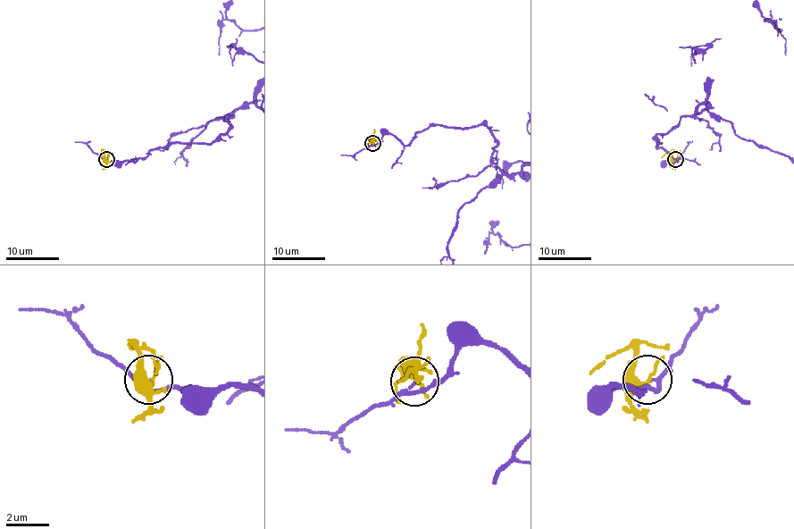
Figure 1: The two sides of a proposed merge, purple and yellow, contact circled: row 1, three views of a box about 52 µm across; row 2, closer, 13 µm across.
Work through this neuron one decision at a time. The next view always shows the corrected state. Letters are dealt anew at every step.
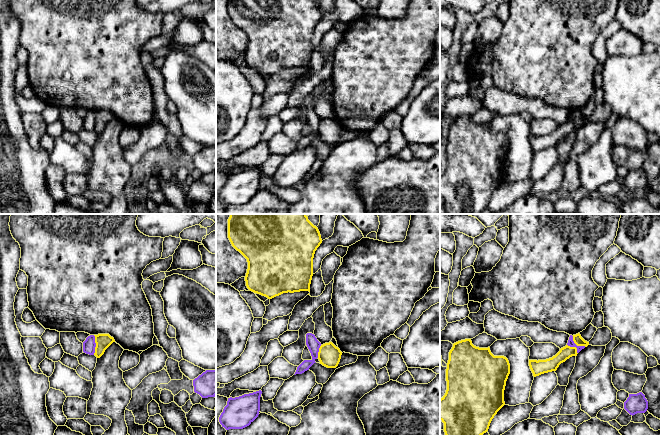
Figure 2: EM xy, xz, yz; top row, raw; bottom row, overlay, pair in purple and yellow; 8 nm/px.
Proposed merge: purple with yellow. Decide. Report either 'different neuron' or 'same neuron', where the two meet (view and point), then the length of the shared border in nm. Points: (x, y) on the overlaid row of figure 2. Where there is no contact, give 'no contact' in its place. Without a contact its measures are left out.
different neuron | yz (576, 345) | 150 nm

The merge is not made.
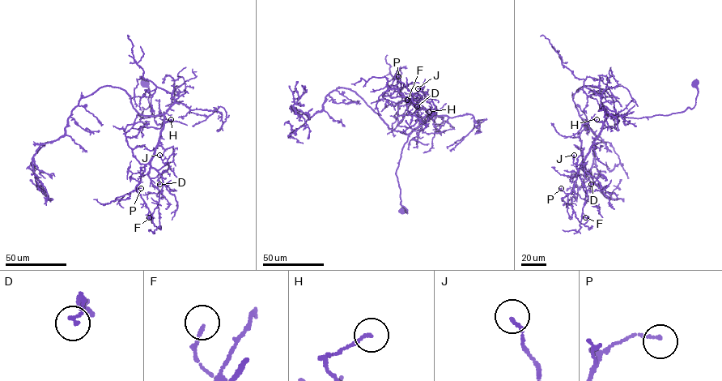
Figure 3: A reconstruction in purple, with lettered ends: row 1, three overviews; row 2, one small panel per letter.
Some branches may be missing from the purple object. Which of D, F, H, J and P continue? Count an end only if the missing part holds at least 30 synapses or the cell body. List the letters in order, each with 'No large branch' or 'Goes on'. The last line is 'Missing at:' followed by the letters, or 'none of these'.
D: No large branch
F: No large branch
H: No large branch
J: No large branch
P: Goes on
Missing at: P

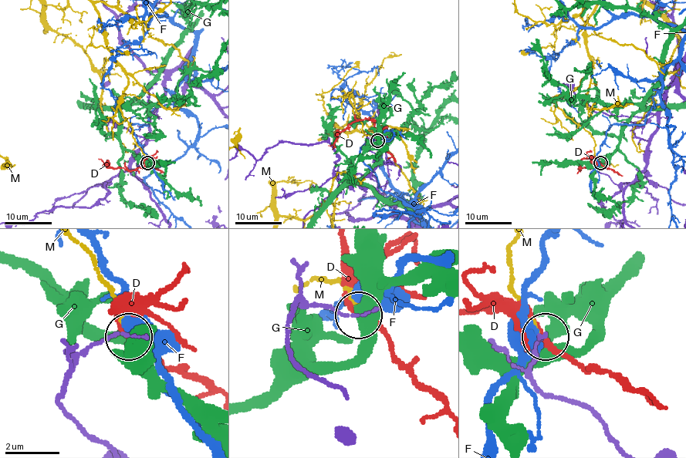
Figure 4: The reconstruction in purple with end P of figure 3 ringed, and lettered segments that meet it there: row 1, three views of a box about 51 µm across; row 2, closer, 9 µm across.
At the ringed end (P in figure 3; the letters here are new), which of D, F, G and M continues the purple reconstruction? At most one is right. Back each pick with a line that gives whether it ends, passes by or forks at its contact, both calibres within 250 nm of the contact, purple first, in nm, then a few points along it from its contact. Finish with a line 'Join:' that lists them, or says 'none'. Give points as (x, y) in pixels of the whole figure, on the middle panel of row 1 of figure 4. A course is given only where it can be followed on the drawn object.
D: it passes by; 130 nm thick on the purple side, 180 nm on the other
Join: D

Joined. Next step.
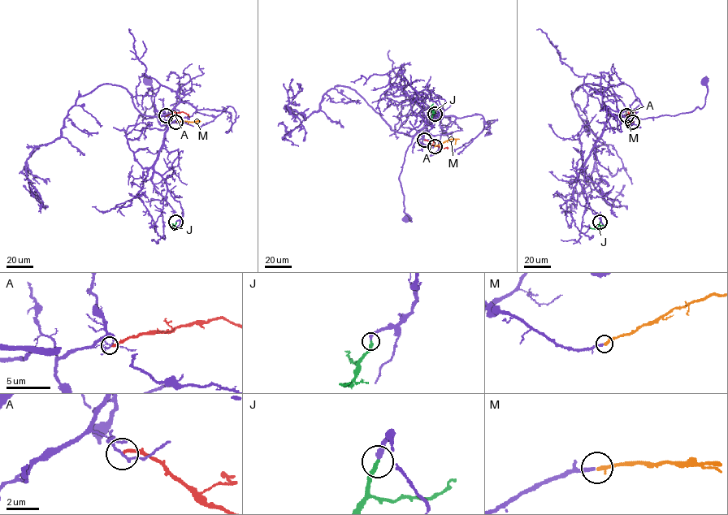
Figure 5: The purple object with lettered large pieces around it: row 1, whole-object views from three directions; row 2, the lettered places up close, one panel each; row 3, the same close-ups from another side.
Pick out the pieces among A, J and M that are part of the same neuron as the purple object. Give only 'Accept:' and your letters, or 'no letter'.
Accept: J, M

